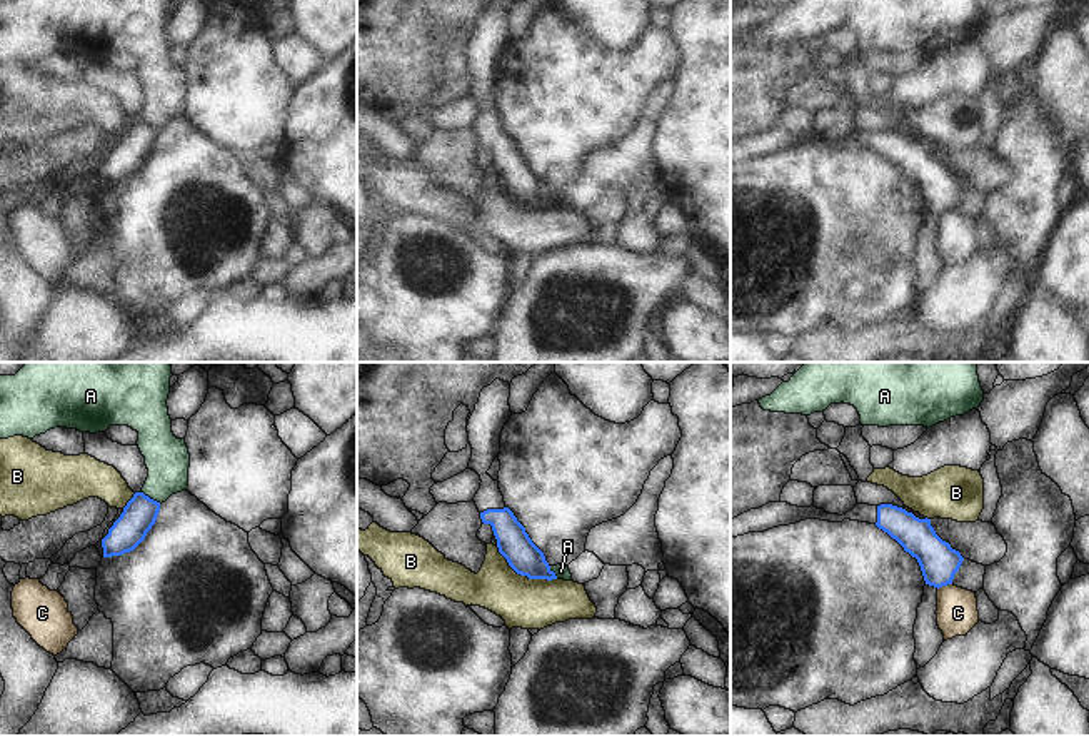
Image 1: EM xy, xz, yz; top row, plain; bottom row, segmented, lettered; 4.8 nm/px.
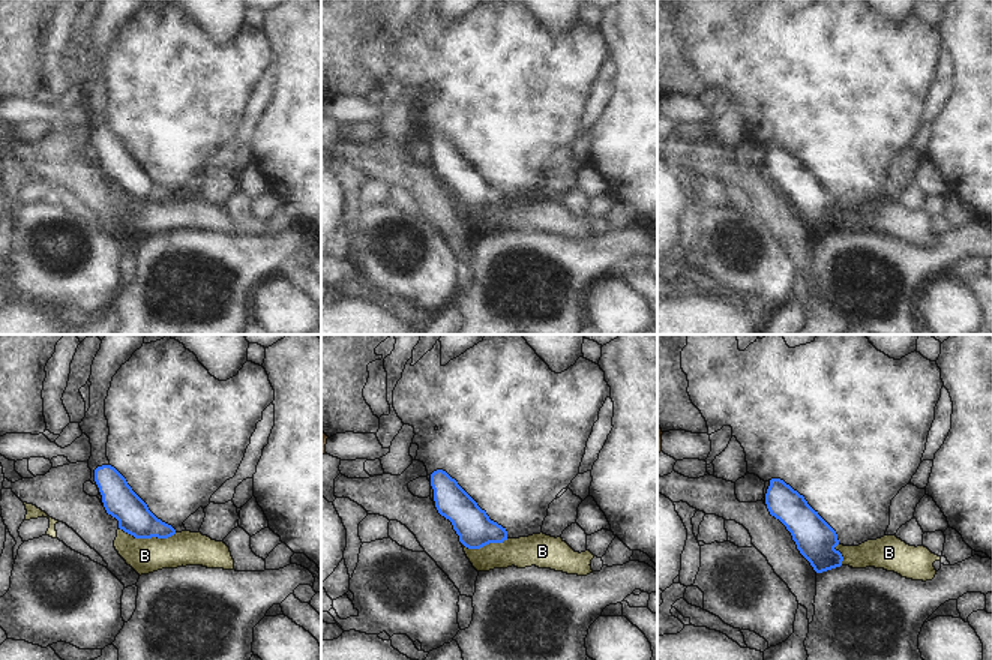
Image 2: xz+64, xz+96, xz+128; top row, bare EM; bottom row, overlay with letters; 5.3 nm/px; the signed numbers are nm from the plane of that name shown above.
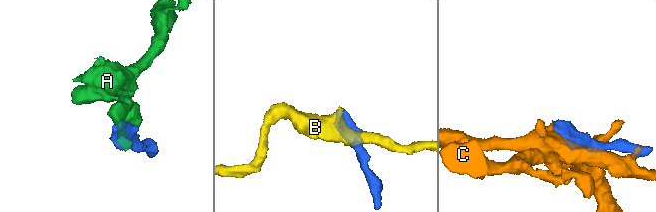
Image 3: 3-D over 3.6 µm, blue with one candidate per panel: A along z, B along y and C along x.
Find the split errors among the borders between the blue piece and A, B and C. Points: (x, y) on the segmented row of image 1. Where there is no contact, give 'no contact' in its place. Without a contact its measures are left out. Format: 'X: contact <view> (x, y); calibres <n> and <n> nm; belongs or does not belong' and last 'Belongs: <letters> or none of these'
A: contact xy (149, 498); calibres 160 and 220 nm; does not belong
B: contact xz (524, 574); calibres 160 and 240 nm; does not belong
C: contact yz (944, 584); calibres 180 and 190 nm; does not belong
Belongs: none of these

